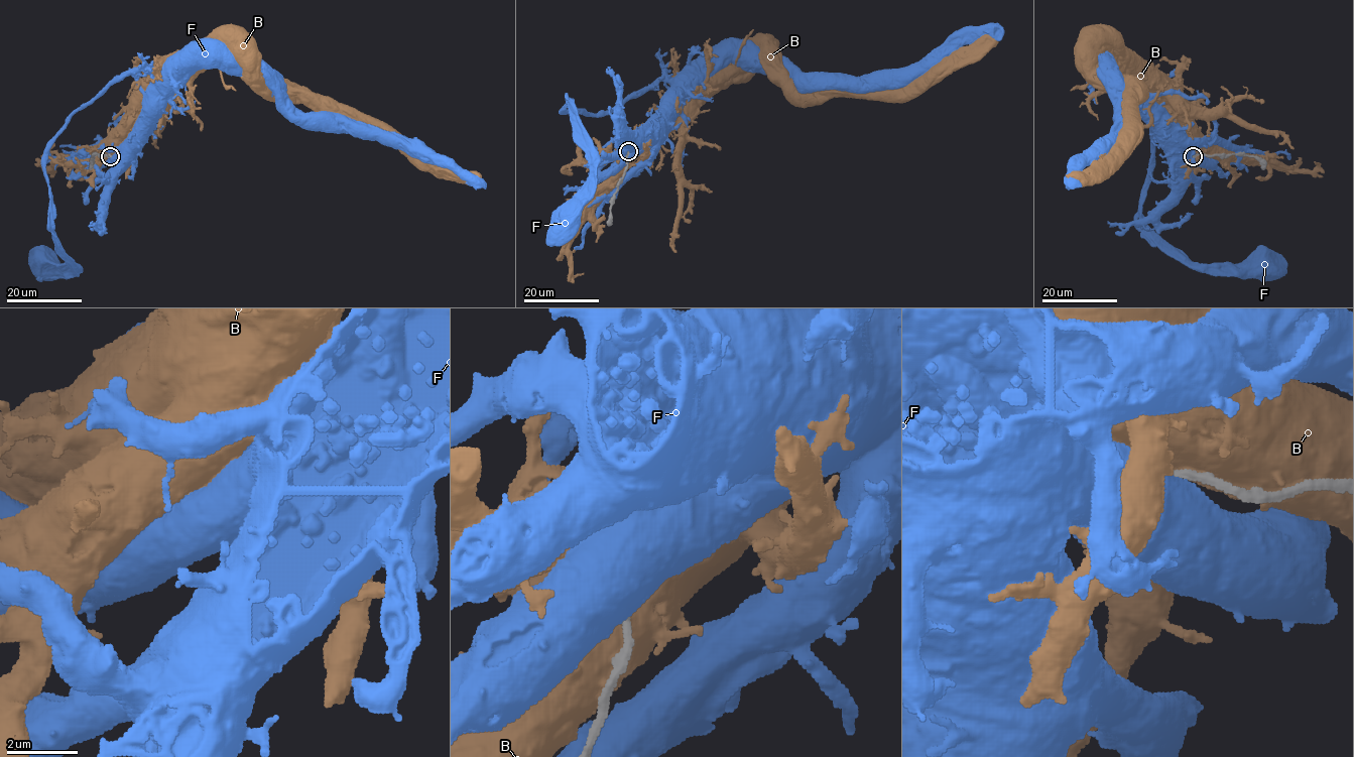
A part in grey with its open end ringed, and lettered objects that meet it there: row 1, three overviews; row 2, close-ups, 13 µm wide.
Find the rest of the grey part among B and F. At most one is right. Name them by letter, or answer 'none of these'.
none of these

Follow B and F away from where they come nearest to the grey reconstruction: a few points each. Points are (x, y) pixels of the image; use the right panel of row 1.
B: (1195, 156), (1177, 132), (1161, 103), (1109, 50), (1085, 48), (1088, 56), (1085, 58)
F: (1196, 155), (1108, 73), (1101, 62), (1104, 59)

